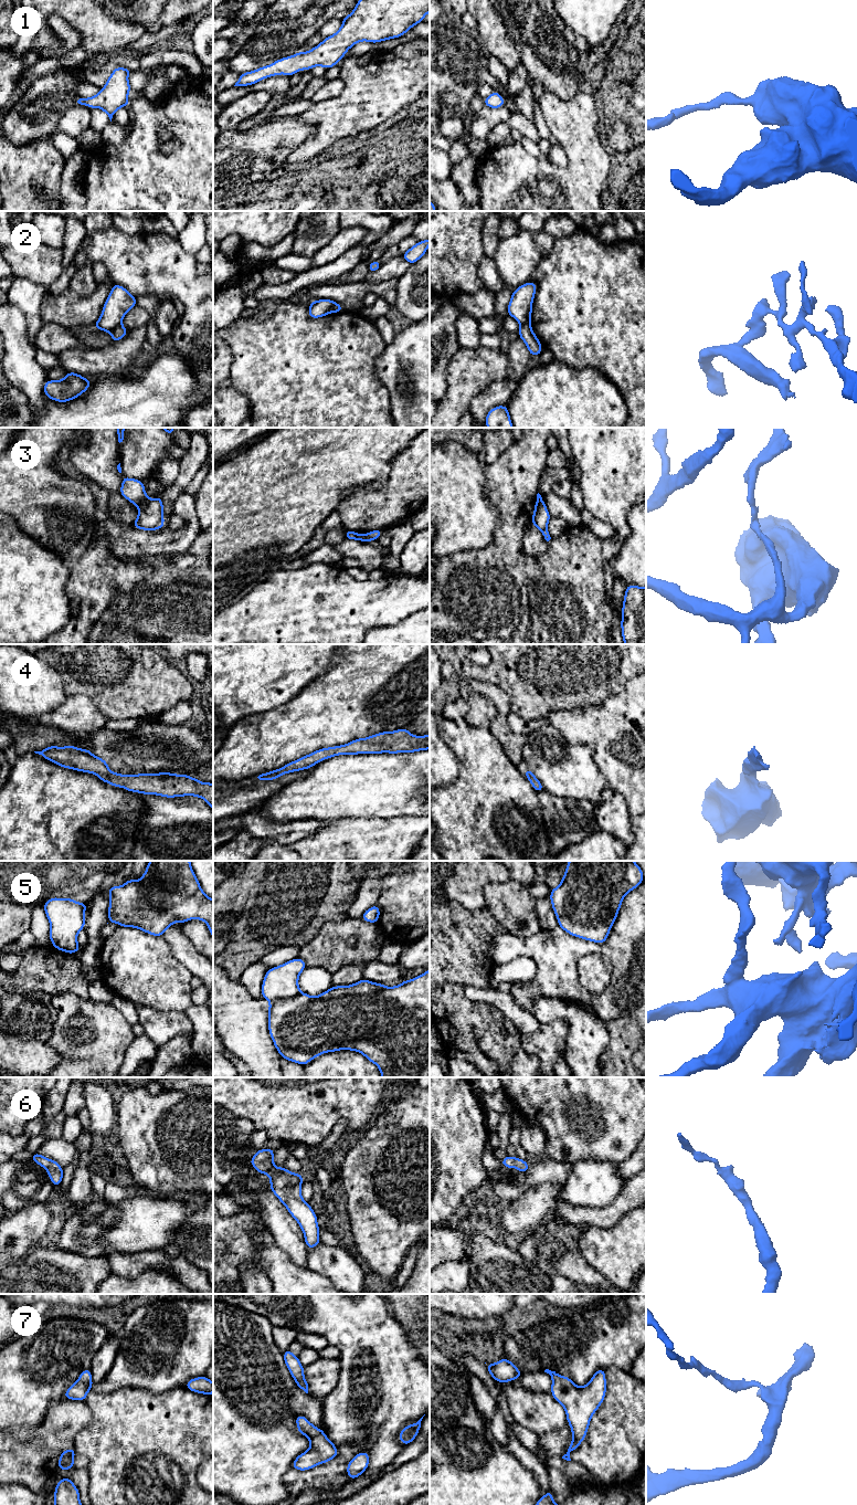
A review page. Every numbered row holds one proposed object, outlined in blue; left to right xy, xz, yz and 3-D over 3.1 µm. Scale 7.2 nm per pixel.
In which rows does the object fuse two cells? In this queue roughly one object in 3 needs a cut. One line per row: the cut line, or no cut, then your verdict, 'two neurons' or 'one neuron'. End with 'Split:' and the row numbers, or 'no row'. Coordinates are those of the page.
1: cut none; one neuron
2: cut xy (120, 323), (108, 332); two neurons
3: cut xy (147, 497), (138, 506); two neurons
4: cut none; one neuron
5: cut none; one neuron
6: cut none; one neuron
7: cut none; one neuron
Split: 2, 3

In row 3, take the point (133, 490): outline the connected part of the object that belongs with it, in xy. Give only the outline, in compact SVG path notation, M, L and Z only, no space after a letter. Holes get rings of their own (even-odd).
M124 475L119 493L131 504L140 506L148 497L141 481Z

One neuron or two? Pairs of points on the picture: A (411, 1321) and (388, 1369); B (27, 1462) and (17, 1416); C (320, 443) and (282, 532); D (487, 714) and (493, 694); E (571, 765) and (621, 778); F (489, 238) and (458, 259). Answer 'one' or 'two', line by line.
A: two
B: two
C: one
D: two
E: two
F: two

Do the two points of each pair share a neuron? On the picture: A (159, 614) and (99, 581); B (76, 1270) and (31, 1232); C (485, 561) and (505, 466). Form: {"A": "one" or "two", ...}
{"A": "two", "B": "two", "C": "one"}

